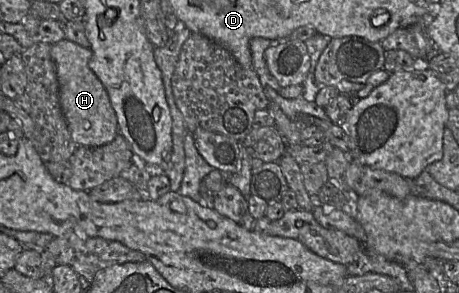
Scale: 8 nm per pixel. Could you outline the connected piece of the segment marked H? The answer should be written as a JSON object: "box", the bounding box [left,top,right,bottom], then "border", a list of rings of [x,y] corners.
{"box":[51,39,119,147],"border":[[[64,39],[52,45],[51,57],[56,64],[60,105],[73,141],[89,147],[113,141],[119,134],[117,116],[104,85],[89,67],[91,49]]]}

